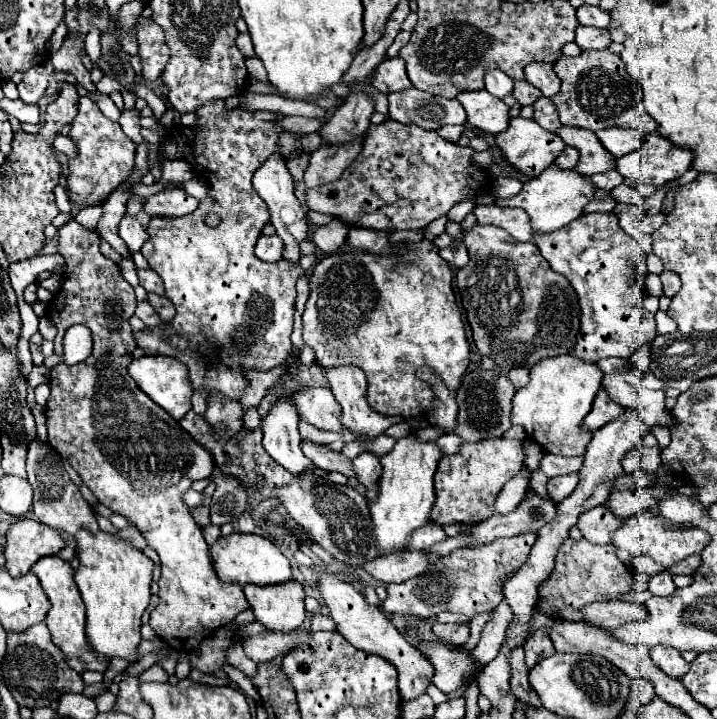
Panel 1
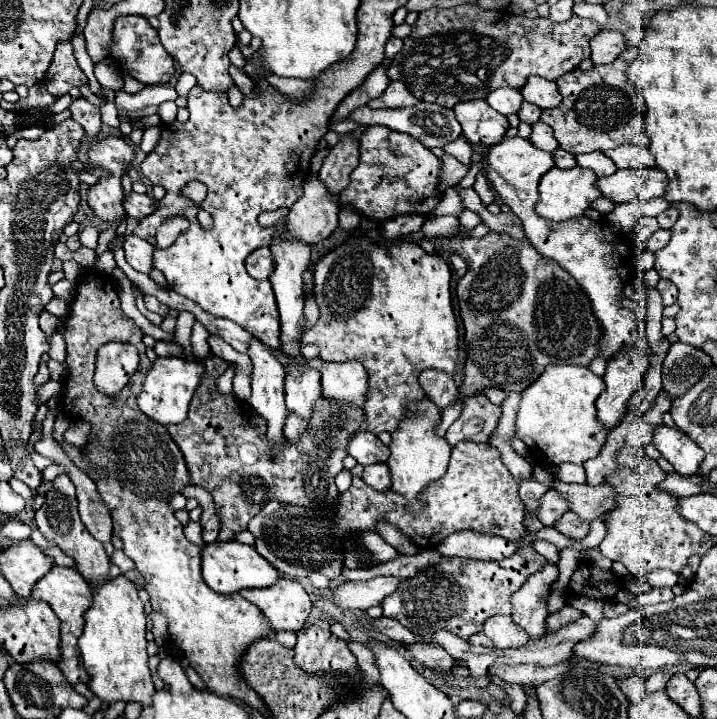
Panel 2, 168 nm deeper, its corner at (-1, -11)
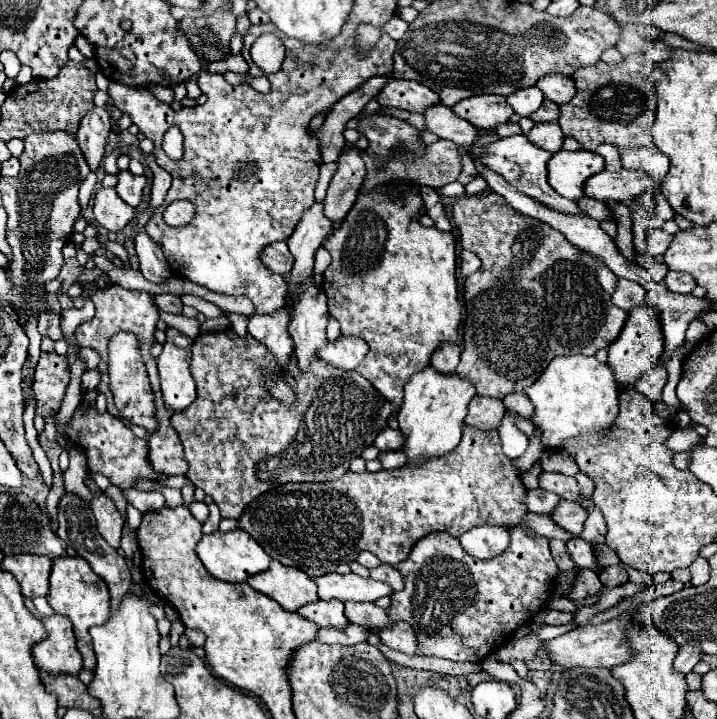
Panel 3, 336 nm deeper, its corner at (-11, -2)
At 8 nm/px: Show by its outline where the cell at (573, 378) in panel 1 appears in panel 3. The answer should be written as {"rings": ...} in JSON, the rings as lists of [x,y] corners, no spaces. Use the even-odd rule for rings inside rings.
{"rings":[[[571,355],[571,357],[557,357],[547,365],[547,371],[527,387],[527,397],[535,405],[533,421],[543,431],[543,445],[545,447],[563,447],[563,443],[583,431],[591,429],[607,429],[615,421],[619,407],[619,385],[615,375],[607,363],[597,361],[595,357]]]}

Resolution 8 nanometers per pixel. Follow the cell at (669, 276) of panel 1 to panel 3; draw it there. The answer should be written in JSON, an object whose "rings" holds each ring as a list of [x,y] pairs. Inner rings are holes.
{"rings":[[[667,271],[663,283],[665,283],[665,287],[667,287],[669,291],[685,293],[685,295],[689,295],[689,293],[697,287],[695,279],[691,279],[691,275],[681,273],[681,271]]]}

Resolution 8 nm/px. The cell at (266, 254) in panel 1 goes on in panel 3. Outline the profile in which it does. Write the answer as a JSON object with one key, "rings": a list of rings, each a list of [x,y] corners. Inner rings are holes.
{"rings":[[[277,241],[277,243],[271,243],[269,247],[265,247],[261,253],[261,261],[267,269],[281,273],[281,275],[289,273],[293,267],[293,255],[287,249],[285,241]]]}

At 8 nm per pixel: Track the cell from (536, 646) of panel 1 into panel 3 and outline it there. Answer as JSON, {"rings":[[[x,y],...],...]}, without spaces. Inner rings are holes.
{"rings":[[[579,569],[577,579],[575,579],[575,587],[569,595],[571,601],[581,601],[585,597],[591,597],[595,593],[599,593],[603,589],[603,583],[599,581],[597,573],[591,569]]]}

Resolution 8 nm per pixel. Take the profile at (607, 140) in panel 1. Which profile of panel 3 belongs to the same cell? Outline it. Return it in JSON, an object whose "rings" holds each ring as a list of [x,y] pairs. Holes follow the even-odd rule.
{"rings":[[[633,147],[627,151],[621,149],[621,163],[625,169],[645,171],[653,185],[661,185],[669,169],[669,159],[657,147]]]}

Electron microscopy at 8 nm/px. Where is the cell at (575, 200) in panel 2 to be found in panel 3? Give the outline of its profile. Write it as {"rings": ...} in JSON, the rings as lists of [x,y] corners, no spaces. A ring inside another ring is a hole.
{"rings":[[[561,149],[547,163],[549,185],[559,195],[571,201],[577,201],[579,197],[583,197],[583,181],[603,169],[605,169],[605,159],[585,149],[579,149],[579,151]]]}

